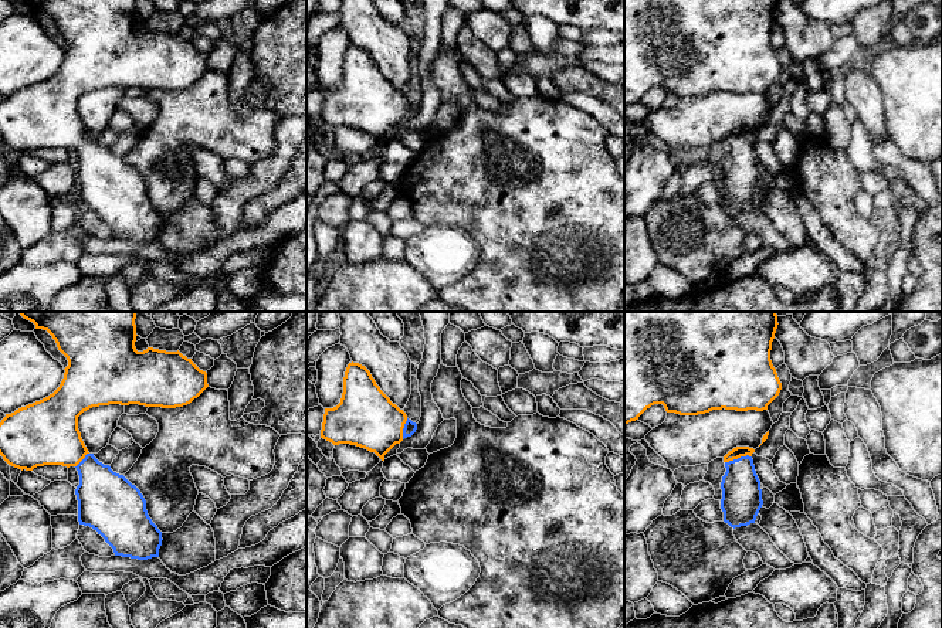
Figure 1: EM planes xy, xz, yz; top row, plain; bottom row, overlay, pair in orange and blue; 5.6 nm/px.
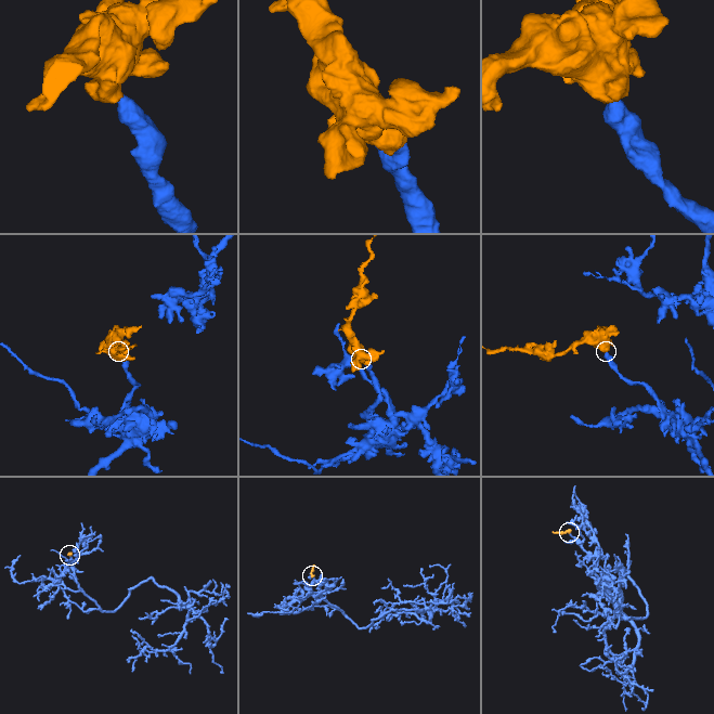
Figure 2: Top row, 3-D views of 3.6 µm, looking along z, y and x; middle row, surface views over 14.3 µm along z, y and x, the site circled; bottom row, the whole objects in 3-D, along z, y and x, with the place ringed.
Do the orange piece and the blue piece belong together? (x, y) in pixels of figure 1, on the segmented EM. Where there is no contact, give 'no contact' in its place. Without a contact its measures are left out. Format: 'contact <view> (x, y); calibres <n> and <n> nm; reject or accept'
contact yz (738, 457); calibres 70 and 220 nm; accept

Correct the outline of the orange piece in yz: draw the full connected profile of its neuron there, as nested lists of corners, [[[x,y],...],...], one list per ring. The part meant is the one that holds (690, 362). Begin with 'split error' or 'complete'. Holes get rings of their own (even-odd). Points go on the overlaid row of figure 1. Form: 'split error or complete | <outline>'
complete | [[[624,312],[624,424],[638,420],[651,405],[663,404],[667,413],[698,415],[712,410],[768,410],[779,396],[782,383],[770,360],[772,342],[777,329],[776,312]]]

